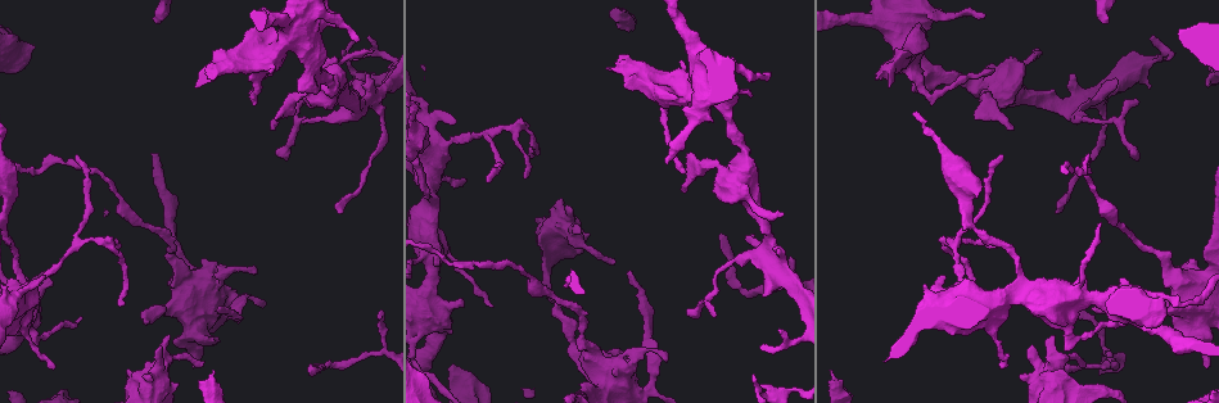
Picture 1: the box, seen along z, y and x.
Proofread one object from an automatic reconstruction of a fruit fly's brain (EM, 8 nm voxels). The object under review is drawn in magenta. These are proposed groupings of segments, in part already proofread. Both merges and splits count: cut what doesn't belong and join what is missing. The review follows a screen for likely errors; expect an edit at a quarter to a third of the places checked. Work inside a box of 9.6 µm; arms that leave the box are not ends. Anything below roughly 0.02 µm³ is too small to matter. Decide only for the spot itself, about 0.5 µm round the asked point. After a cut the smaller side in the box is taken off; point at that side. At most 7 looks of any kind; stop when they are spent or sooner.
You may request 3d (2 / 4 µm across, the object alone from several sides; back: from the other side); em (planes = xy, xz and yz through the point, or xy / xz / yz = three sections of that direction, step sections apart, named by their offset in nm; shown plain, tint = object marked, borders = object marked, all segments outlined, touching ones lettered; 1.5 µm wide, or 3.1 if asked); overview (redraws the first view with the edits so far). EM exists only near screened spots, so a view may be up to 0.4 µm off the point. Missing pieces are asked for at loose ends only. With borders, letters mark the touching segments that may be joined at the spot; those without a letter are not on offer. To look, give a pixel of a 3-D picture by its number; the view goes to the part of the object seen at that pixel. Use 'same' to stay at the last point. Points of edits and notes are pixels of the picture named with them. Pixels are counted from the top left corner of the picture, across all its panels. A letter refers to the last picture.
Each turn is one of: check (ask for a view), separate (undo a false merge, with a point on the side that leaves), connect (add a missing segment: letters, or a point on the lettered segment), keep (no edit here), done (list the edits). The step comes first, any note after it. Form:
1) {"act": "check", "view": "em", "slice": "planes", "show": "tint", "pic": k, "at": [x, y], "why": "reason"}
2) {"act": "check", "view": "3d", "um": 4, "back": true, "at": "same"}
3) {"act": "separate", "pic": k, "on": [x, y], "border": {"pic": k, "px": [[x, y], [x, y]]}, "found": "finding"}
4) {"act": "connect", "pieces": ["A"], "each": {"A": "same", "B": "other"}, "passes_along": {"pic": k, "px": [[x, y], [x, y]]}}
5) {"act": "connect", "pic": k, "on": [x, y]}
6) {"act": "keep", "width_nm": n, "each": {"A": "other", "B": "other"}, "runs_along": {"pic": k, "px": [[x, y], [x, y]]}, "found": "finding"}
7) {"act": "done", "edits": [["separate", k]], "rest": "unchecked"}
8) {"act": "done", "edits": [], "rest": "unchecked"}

{"act": "check", "view": "3d", "um": 2, "pic": 1, "at": [144, 322], "why": "free end"}

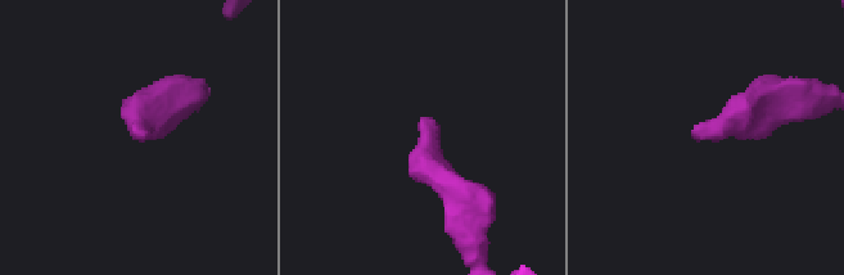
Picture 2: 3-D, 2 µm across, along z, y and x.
{"act": "check", "view": "em", "slice": "planes", "show": "tint", "pic": 2, "at": [429, 117]}

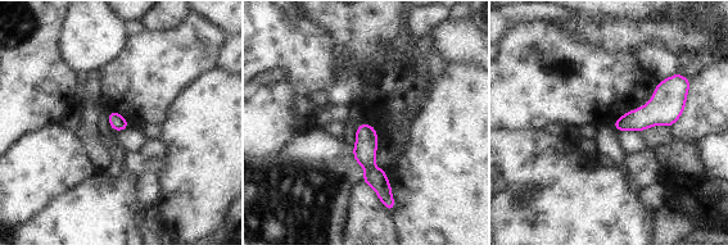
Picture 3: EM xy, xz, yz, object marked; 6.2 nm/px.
{"act": "check", "view": "em", "slice": "planes", "show": "borders", "at": "same", "why": "see the neighbours"}

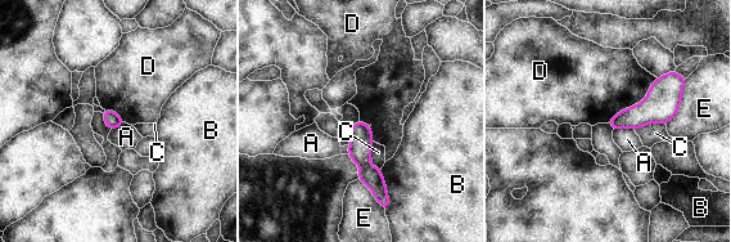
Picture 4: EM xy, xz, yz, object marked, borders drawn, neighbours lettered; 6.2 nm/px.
{"act": "keep", "each": {"A": "other", "B": "other", "C": "other", "D": "other", "E": "other"}, "runs_along": {"pic": 4, "px": [[357, 125], [361, 158], [380, 196]]}, "found": "none of them fits"}

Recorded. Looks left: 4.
{"act": "check", "view": "3d", "um": 4, "pic": 1, "at": [1117, 79], "why": "free end"}

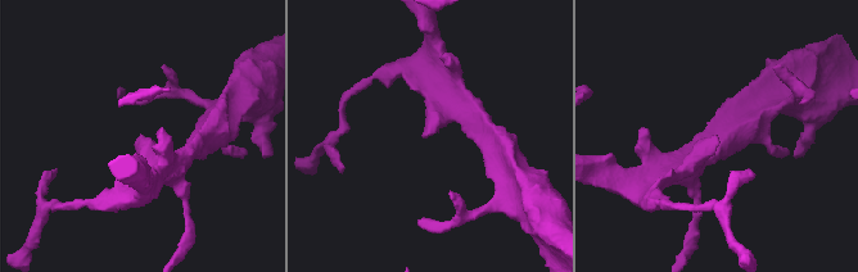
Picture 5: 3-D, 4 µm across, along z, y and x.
{"act": "check", "view": "em", "slice": "xz", "step": 8, "show": "tint", "pic": 5, "at": [143, 138]}

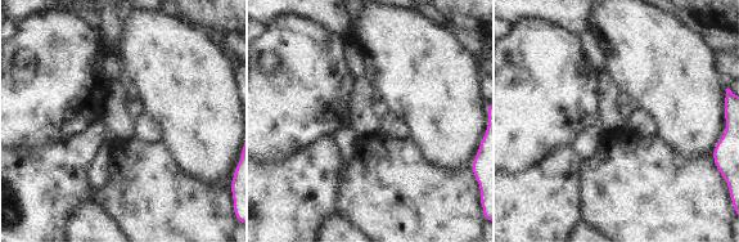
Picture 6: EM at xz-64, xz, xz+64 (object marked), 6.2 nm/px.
{"act": "check", "view": "em", "slice": "planes", "show": "borders", "at": "same", "why": "another direction"}

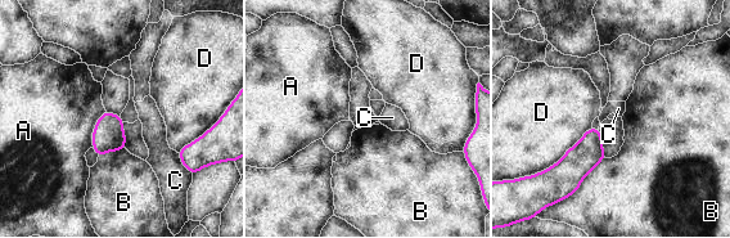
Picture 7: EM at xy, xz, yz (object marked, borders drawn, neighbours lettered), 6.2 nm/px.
{"act": "keep", "each": {"A": "other", "B": "other", "C": "other", "D": "other"}, "border": {"pic": 7, "px": [[106, 111], [95, 124], [91, 147]]}, "found": "none of them fits"}

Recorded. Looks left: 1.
{"act": "check", "view": "em", "slice": "planes", "show": "borders", "pic": 1, "at": [685, 172], "why": "thin end"}

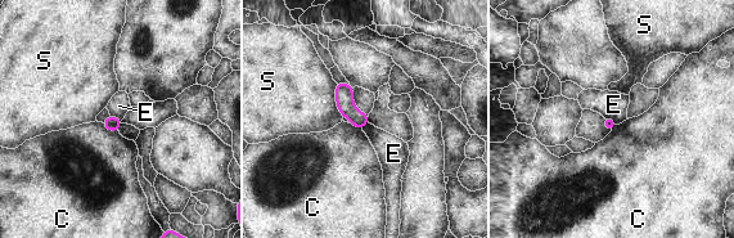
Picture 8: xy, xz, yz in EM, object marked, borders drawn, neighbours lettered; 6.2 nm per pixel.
{"act": "keep", "width_nm": 80, "each": {"C": "other", "E": "other", "S": "other"}, "runs_along": {"pic": 8, "px": [[338, 85], [360, 125]]}, "found": "none of them fits"}

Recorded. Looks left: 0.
{"act": "done", "edits": [], "rest": "unchecked"}

